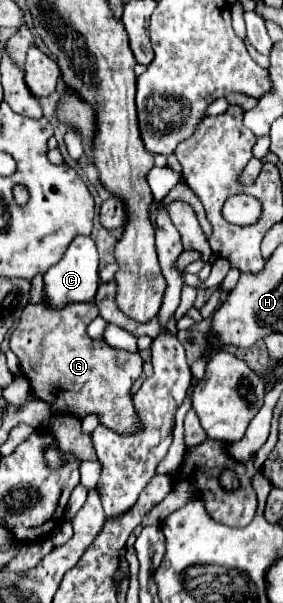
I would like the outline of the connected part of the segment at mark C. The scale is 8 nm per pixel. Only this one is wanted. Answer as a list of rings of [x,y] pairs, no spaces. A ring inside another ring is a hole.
[[[75,236],[73,242],[69,244],[65,256],[43,274],[47,304],[53,306],[53,308],[61,308],[67,302],[93,300],[93,296],[97,292],[97,286],[99,286],[97,264],[99,264],[99,258],[97,258],[95,242],[89,236]]]

